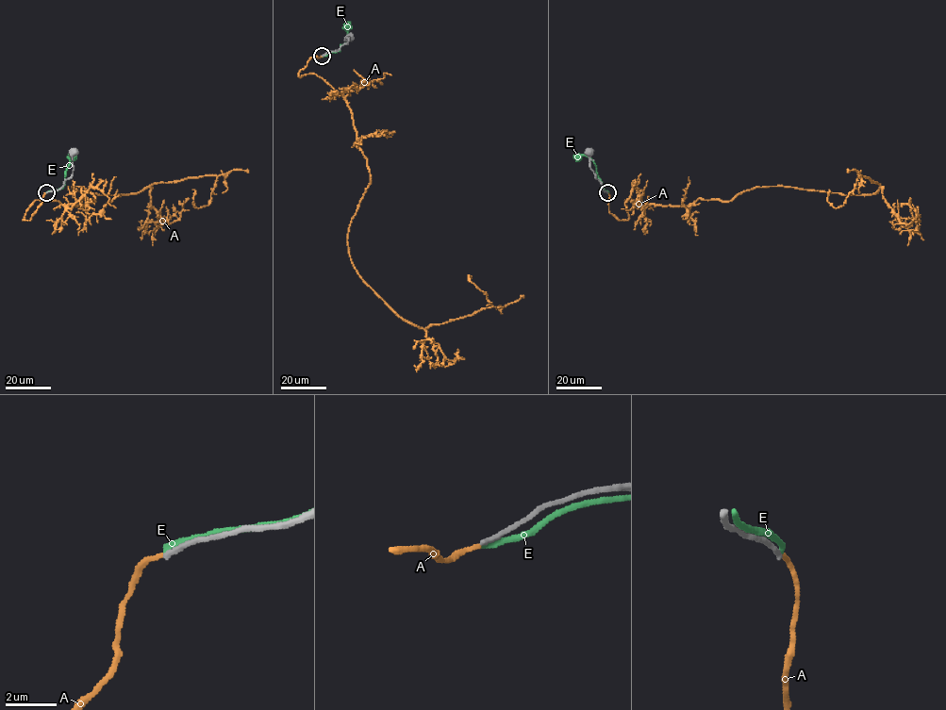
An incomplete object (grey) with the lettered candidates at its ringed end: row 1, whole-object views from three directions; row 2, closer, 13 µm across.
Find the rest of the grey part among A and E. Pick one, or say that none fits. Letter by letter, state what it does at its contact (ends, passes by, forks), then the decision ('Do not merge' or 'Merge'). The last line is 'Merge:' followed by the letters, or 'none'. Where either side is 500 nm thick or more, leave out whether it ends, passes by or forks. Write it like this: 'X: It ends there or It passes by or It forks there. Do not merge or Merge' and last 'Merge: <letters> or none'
A: It ends there. Do not merge
E: It ends there. Do not merge
Merge: none

